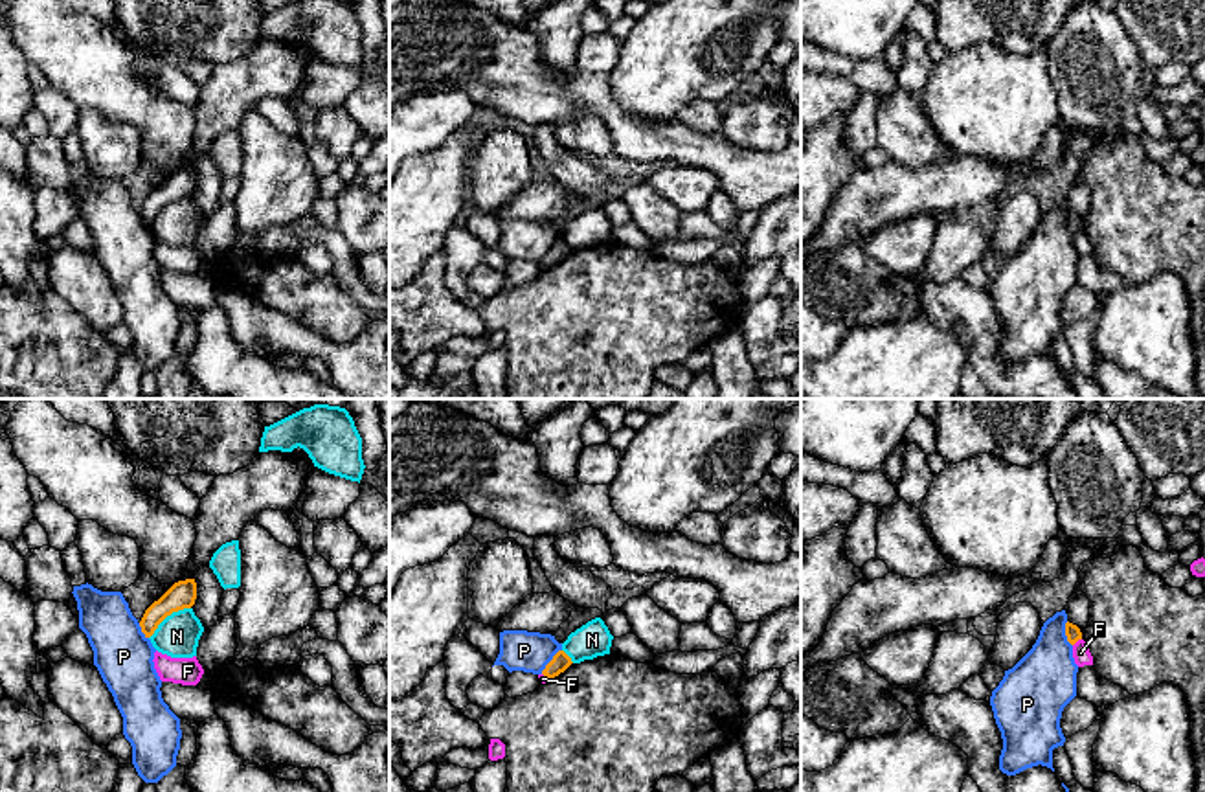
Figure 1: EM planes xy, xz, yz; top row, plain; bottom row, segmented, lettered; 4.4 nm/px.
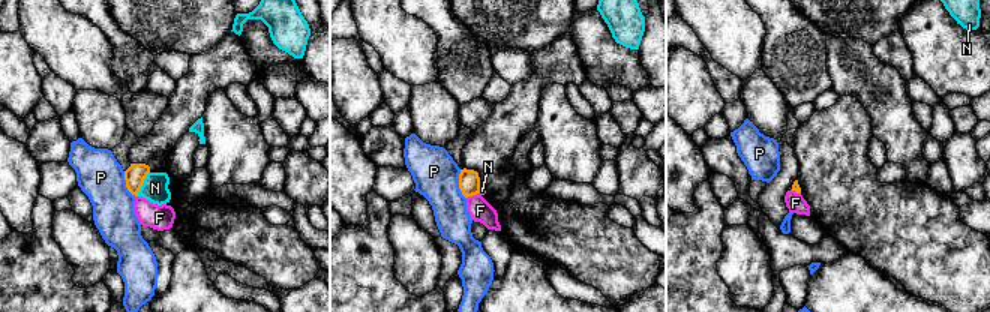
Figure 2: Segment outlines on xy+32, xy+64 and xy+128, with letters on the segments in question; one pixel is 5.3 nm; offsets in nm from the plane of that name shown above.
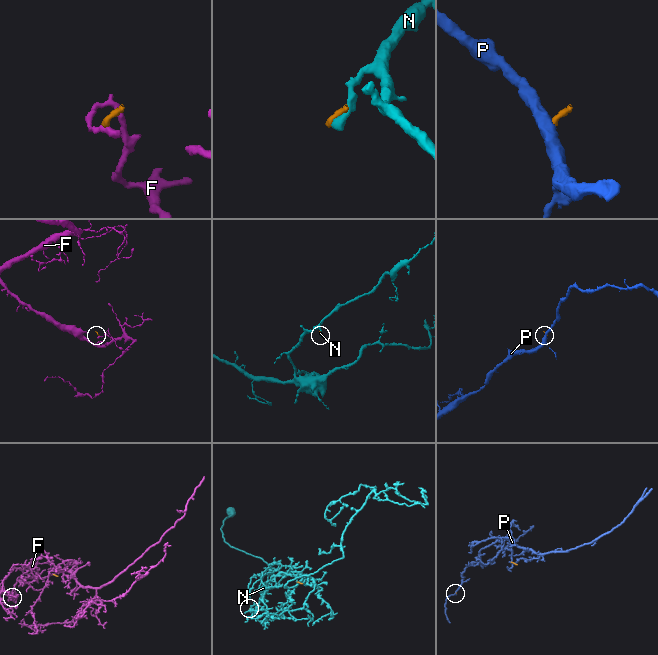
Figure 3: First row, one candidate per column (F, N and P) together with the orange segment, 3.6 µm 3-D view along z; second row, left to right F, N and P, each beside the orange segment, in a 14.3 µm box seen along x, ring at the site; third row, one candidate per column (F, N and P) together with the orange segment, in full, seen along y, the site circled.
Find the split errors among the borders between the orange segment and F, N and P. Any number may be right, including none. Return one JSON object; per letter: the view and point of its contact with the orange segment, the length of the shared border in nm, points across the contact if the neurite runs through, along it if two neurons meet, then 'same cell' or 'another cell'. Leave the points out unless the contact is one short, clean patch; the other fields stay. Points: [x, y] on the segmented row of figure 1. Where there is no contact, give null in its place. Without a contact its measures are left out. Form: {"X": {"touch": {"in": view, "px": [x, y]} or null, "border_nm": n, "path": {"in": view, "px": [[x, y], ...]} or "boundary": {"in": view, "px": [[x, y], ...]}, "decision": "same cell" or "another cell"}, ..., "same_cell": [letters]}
{"F": {"touch": {"in": "yz", "px": [1077, 640]}, "border_nm": 50, "path": {"in": "yz", "px": [[1073, 633], [1077, 640], [1081, 653]]}, "decision": "same cell"}, "N": {"touch": {"in": "xy", "px": [168, 614]}, "border_nm": 240, "boundary": {"in": "xy", "px": [[190, 607], [173, 610], [149, 638]]}, "decision": "another cell"}, "P": {"touch": {"in": "xz", "px": [550, 662]}, "border_nm": 140, "boundary": {"in": "xz", "px": [[561, 649], [540, 673]]}, "decision": "another cell"}, "same_cell": ["F"]}

